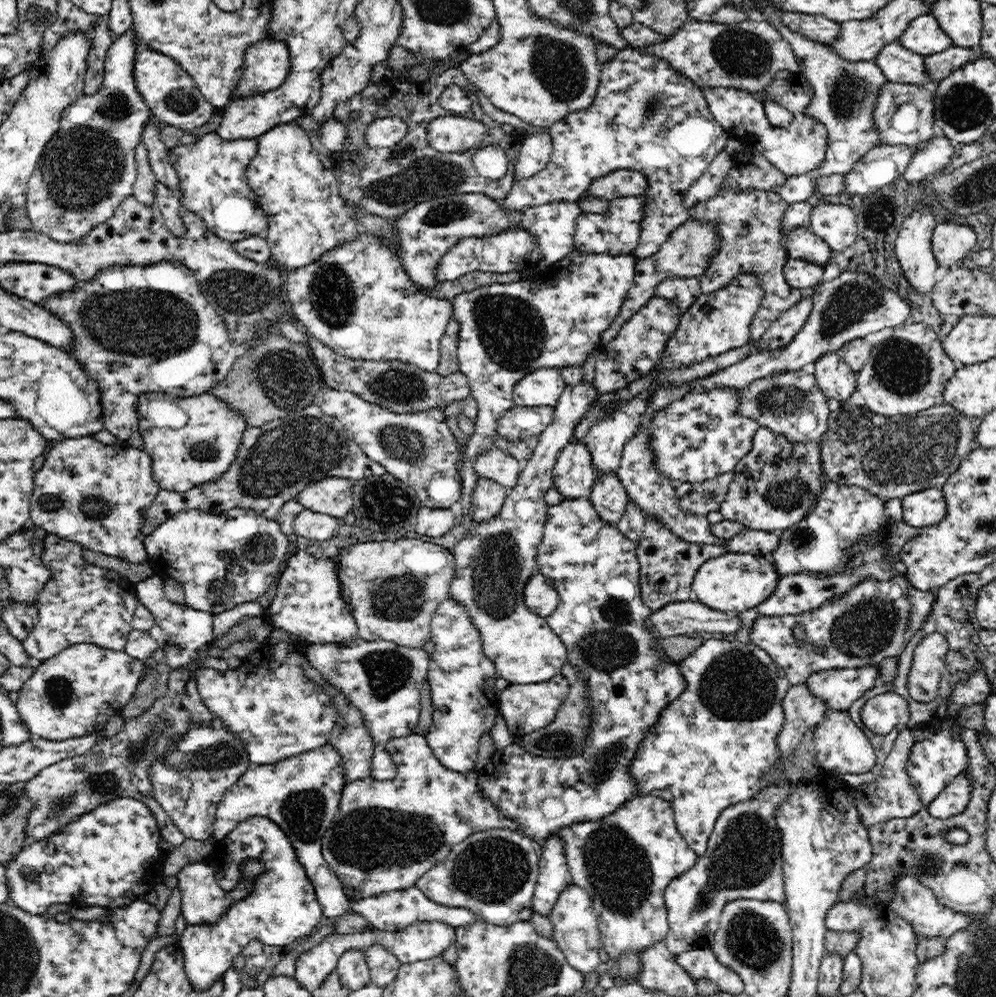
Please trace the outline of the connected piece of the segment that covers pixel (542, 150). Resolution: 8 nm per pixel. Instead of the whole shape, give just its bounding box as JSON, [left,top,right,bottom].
[514,131,553,181]

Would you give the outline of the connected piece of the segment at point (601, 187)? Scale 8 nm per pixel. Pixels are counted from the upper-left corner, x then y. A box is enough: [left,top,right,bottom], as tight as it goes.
[586,170,648,199]

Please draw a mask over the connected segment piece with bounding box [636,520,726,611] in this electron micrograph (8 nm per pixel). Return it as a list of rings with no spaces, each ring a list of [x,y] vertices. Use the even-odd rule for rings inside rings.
[[[646,520],[644,538],[637,543],[636,554],[640,563],[640,597],[653,611],[671,602],[694,599],[692,581],[695,572],[707,560],[722,556],[726,550],[720,545],[686,542],[672,534],[670,529],[657,520]]]

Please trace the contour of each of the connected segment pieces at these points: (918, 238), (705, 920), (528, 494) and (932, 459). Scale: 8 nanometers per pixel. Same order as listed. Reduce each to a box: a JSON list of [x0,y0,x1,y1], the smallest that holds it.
[[894,206,939,293],[663,781,793,955],[449,381,599,685],[819,402,978,502]]

